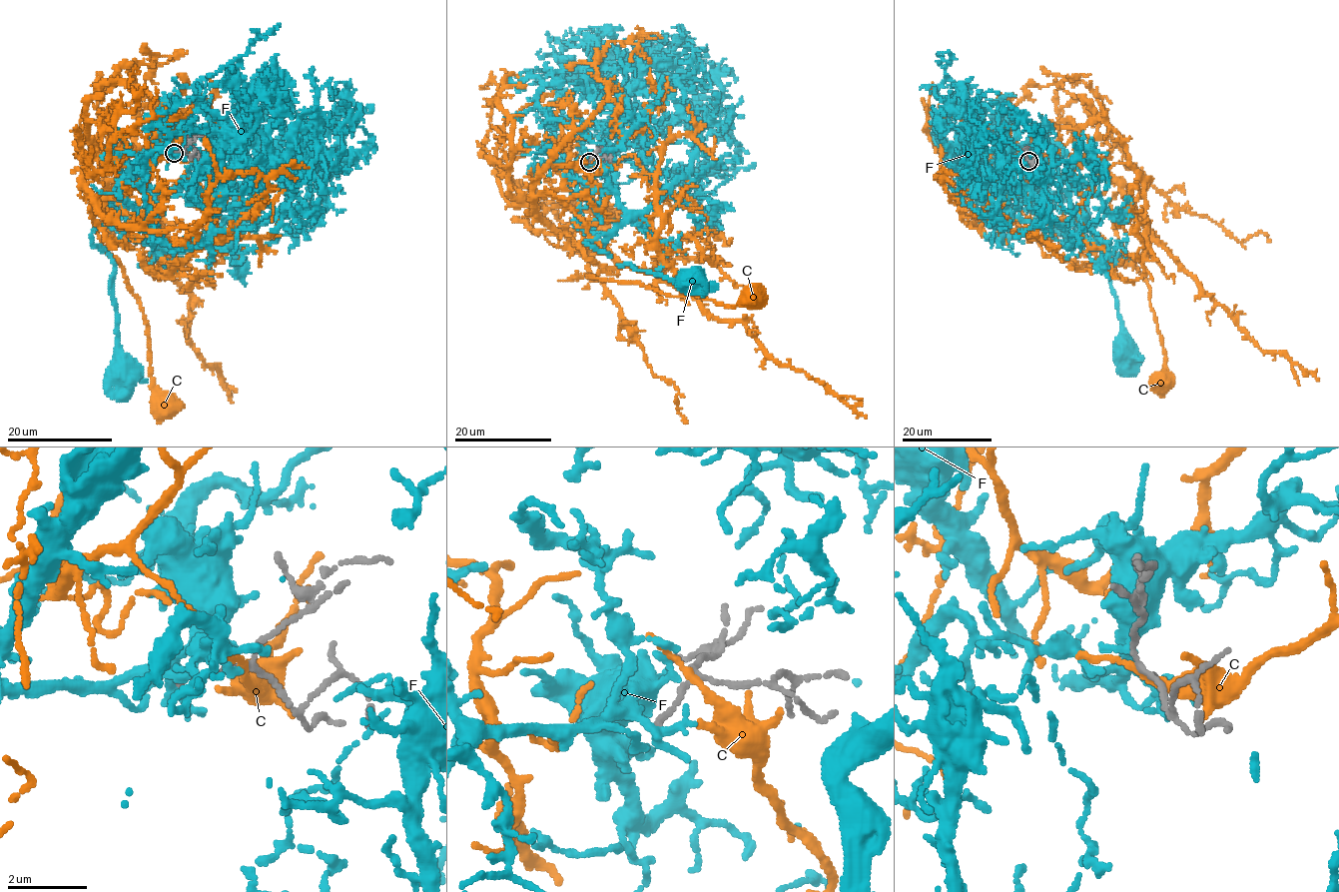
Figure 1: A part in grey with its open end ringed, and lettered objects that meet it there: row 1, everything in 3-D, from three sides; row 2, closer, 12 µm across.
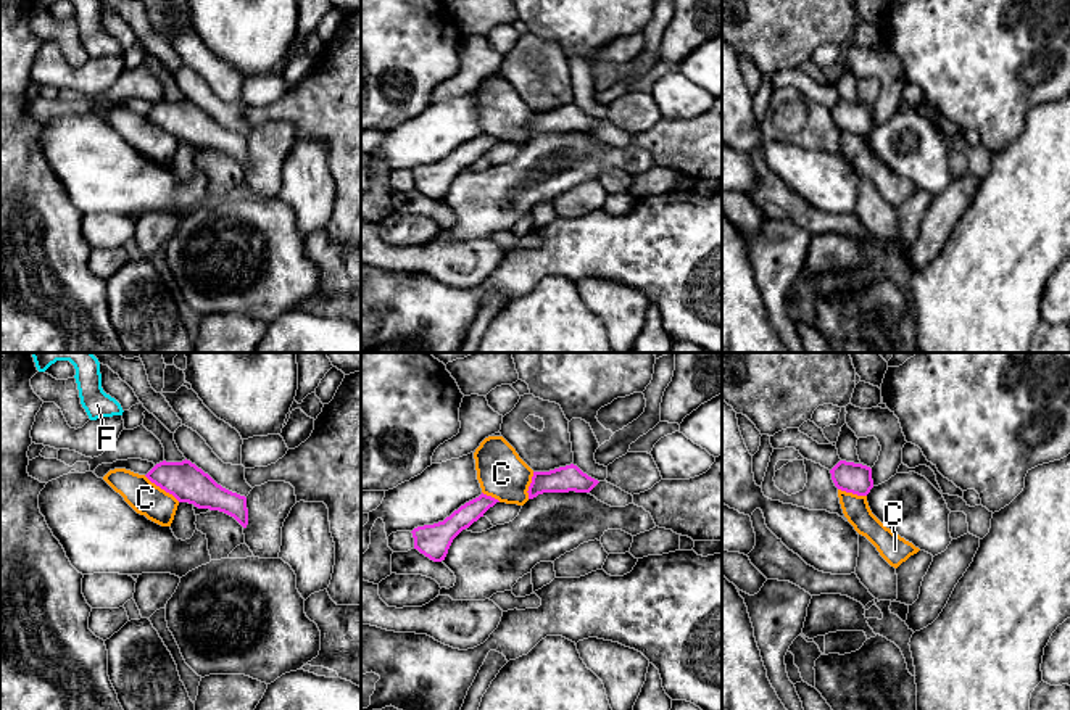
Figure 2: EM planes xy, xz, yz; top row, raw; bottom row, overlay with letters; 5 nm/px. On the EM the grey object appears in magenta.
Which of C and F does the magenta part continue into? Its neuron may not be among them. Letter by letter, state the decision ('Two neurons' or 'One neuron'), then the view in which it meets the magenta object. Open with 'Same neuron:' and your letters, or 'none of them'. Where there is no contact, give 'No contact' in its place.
Same neuron: none of them
C: Two neurons. Touches magenta in xy
F: Two neurons. No contact

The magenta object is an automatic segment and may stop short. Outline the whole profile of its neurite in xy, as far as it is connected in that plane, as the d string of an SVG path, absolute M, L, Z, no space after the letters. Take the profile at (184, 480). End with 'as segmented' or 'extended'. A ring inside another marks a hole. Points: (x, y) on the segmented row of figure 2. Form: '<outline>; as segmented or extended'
M187 459L182 462L163 460L145 477L179 502L189 502L198 509L219 510L234 517L243 528L248 525L247 497L222 488Z; as segmented

